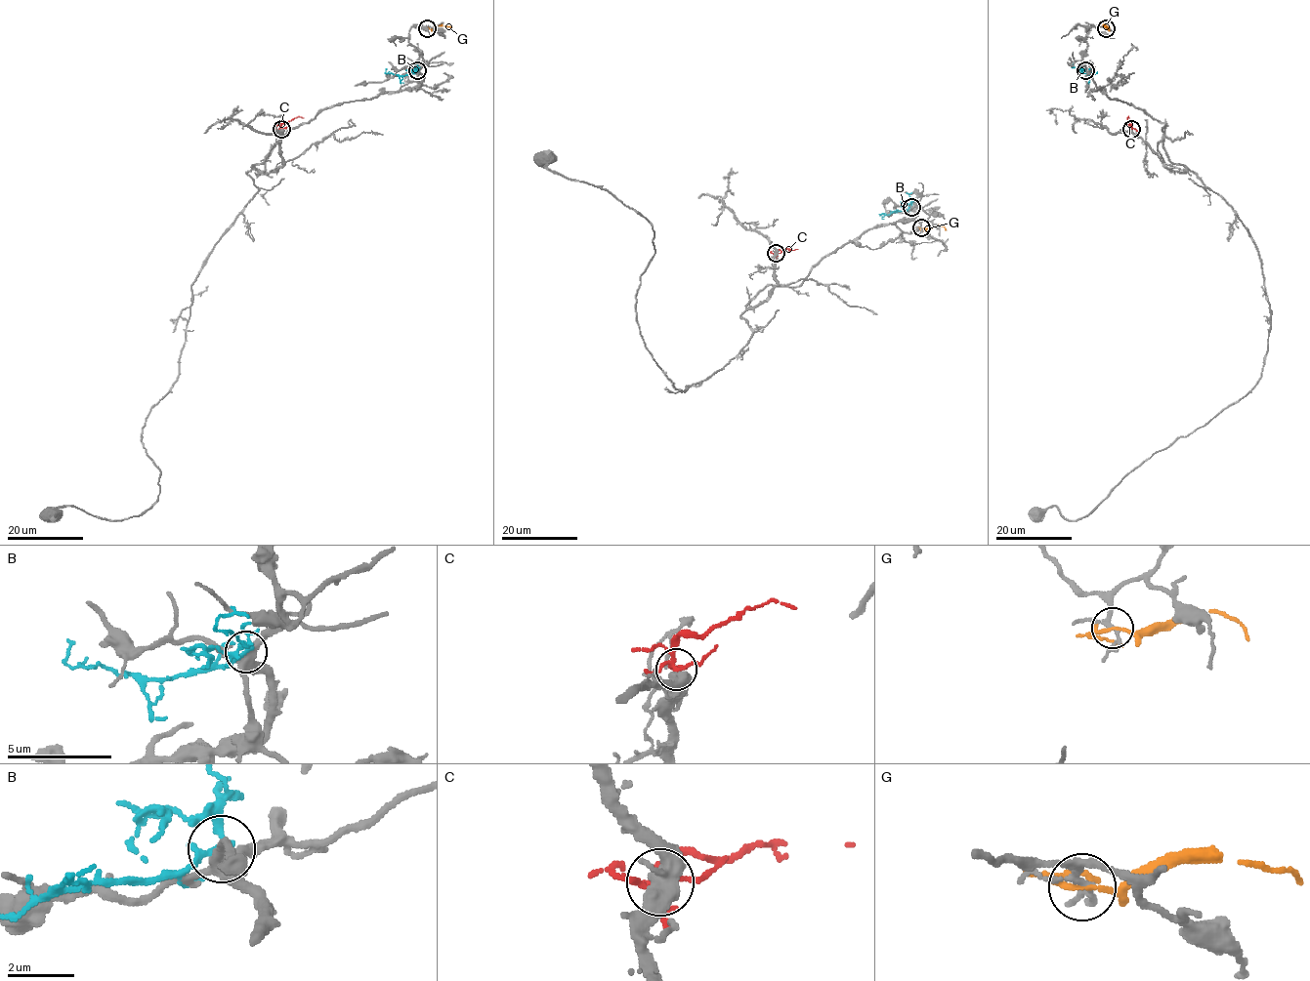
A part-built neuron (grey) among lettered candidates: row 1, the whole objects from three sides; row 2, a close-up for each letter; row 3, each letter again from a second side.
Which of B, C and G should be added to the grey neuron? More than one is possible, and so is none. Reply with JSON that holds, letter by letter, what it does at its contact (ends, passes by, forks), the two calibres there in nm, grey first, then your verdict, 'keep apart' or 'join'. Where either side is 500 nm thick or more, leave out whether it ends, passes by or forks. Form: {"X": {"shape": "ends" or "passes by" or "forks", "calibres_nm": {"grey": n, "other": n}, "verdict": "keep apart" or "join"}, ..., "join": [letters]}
{"B": {"shape": "forks", "calibres_nm": {"grey": 340, "other": 150}, "verdict": "keep apart"}, "C": {"shape": "forks", "calibres_nm": {"grey": 380, "other": 150}, "verdict": "join"}, "G": {"shape": "forks", "calibres_nm": {"grey": 160, "other": 110}, "verdict": "keep apart"}, "join": ["C"]}

